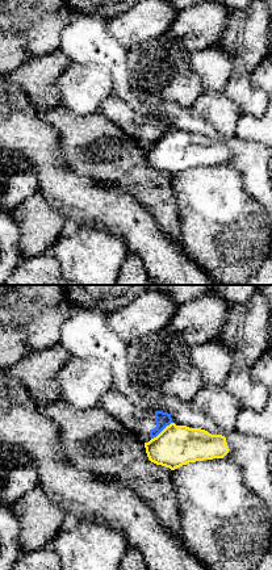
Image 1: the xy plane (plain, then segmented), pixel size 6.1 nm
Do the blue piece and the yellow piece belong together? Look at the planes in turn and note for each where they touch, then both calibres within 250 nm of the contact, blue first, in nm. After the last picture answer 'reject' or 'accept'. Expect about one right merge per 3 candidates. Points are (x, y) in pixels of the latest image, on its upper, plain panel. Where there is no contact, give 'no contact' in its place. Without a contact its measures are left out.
(162, 135) | 90/260 nm

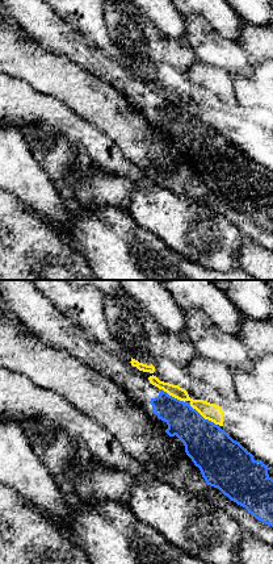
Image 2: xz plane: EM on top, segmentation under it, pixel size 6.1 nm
(202, 122) | 280/110 nm

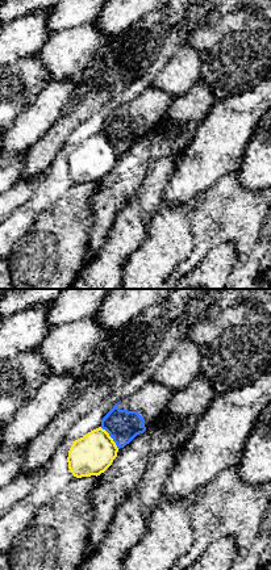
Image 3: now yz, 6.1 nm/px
(111, 142) | 200/260 nm

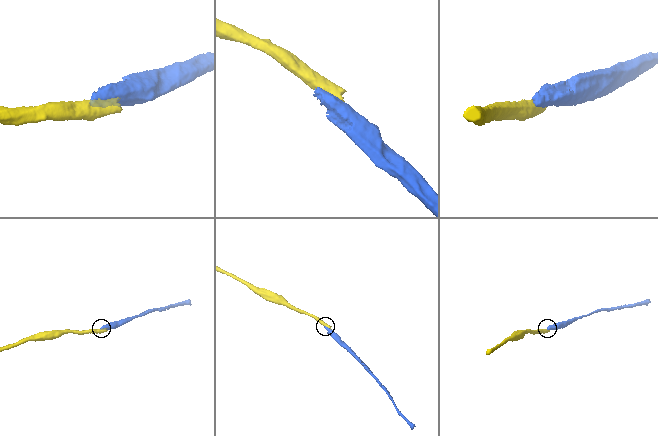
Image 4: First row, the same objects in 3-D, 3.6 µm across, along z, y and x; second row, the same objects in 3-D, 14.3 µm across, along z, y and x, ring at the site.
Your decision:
reject

